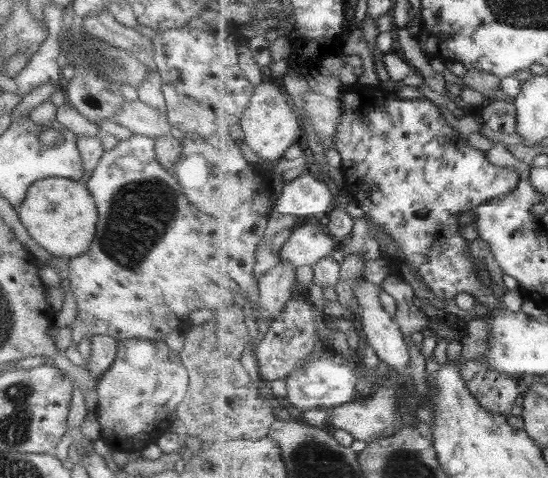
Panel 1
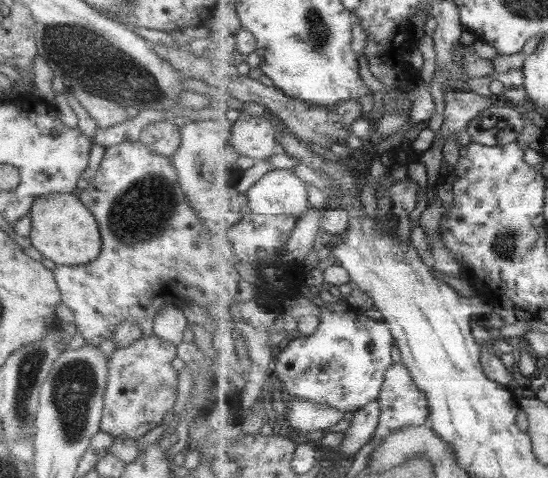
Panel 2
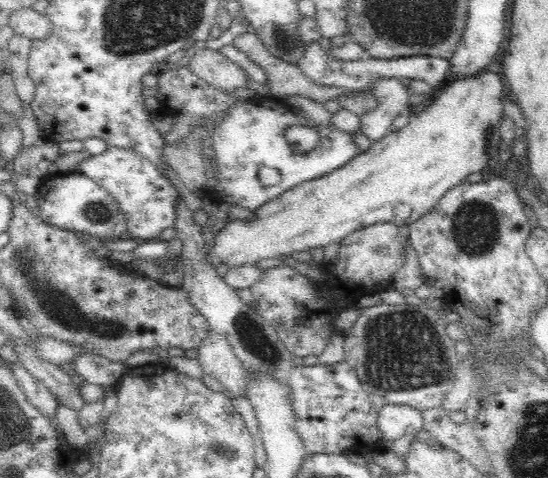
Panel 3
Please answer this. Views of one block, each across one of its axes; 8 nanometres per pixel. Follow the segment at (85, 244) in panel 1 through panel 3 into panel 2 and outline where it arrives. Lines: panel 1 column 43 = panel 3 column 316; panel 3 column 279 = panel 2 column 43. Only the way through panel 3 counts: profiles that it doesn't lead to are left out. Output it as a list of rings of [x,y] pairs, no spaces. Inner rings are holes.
[[[49,193],[33,200],[29,215],[31,245],[41,257],[55,265],[85,265],[101,251],[100,233],[91,212],[72,193]]]

